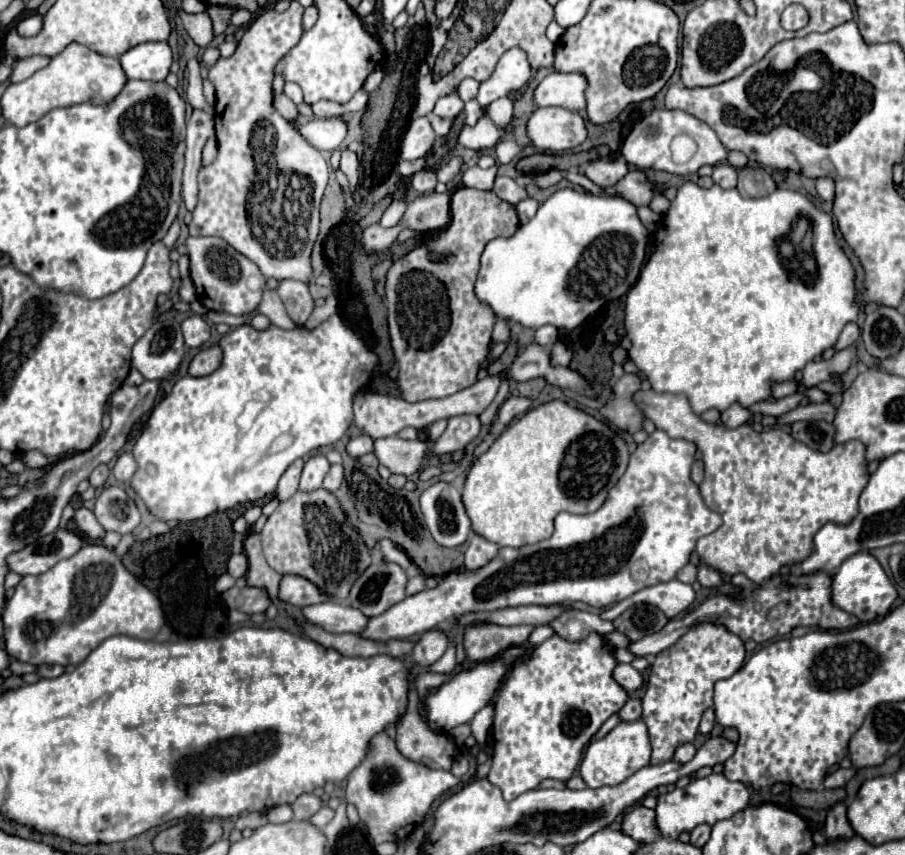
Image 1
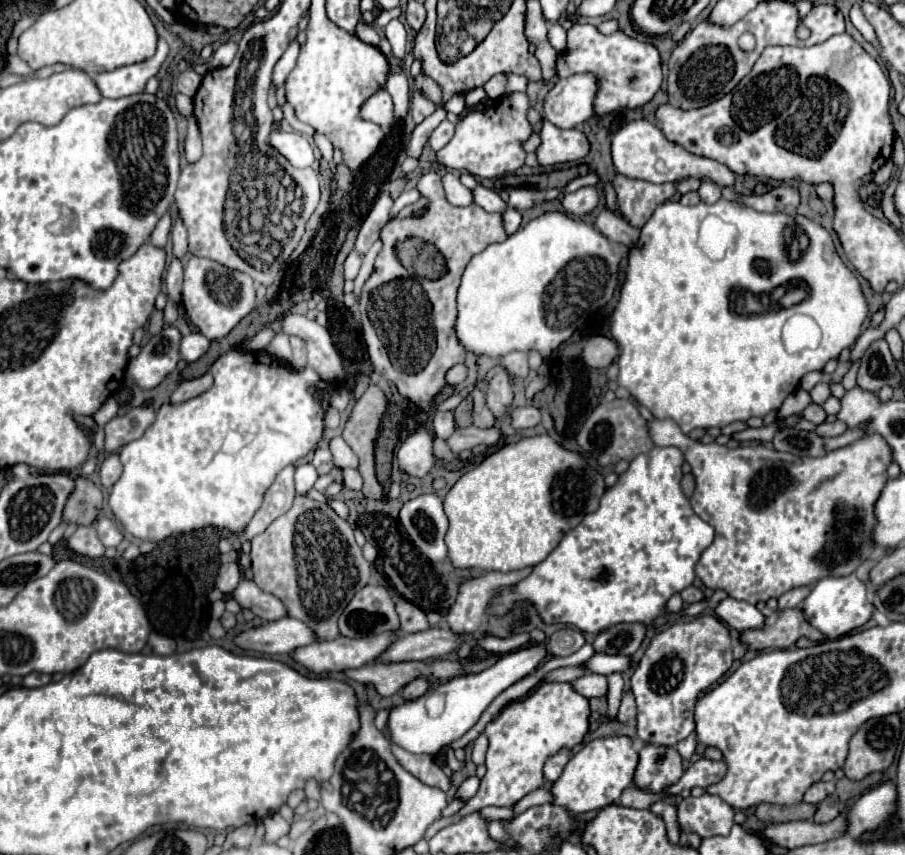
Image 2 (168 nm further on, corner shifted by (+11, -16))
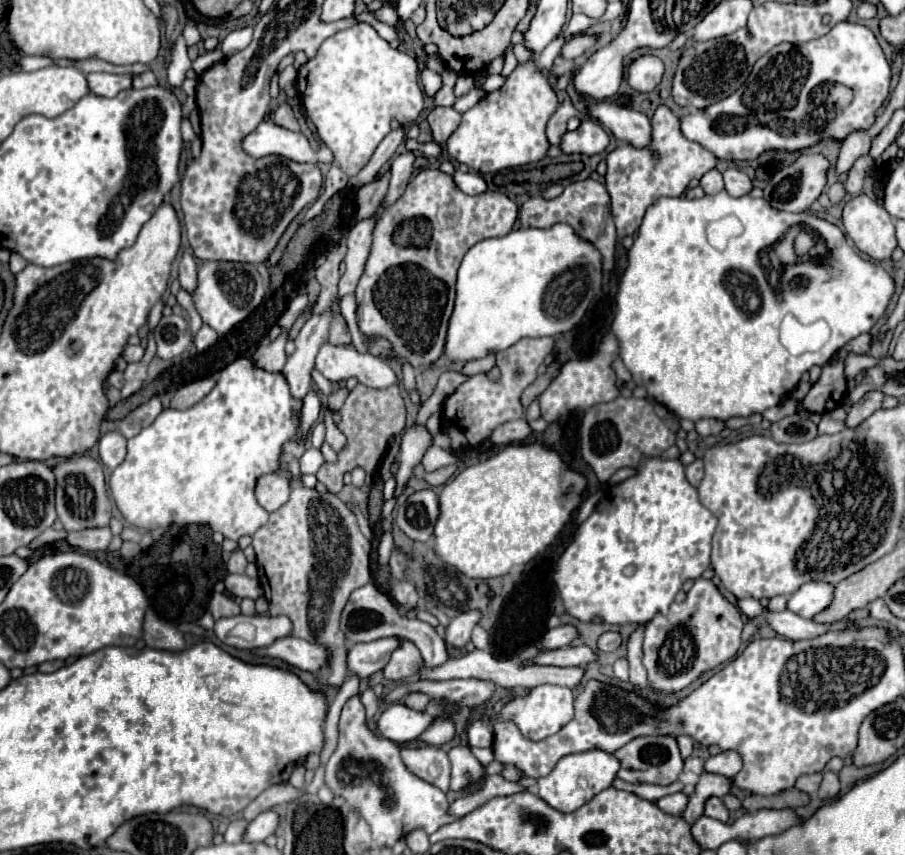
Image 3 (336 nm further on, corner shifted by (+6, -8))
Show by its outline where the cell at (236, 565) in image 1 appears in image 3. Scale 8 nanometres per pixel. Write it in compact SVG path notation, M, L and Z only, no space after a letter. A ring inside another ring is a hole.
M235 550L227 562L227 570L231 574L243 574L245 572L245 566L247 566L247 558L243 556L241 550Z

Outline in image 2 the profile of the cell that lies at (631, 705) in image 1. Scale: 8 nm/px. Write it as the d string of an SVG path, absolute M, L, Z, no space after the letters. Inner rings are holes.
M628 690L628 692L622 696L622 704L620 704L620 710L618 710L618 720L628 722L628 720L634 718L634 716L636 716L636 702L634 702L632 690Z

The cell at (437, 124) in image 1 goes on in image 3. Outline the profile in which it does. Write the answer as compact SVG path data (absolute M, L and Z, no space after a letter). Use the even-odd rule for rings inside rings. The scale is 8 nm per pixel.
M433 108L429 114L429 126L433 130L433 138L437 144L445 144L447 138L457 130L461 122L461 114L453 108Z

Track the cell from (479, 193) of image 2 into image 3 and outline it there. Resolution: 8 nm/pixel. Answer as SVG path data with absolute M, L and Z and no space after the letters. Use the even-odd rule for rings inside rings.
M457 170L453 174L453 180L455 180L457 188L463 190L465 194L483 194L483 192L487 192L485 180L475 172L459 172Z

